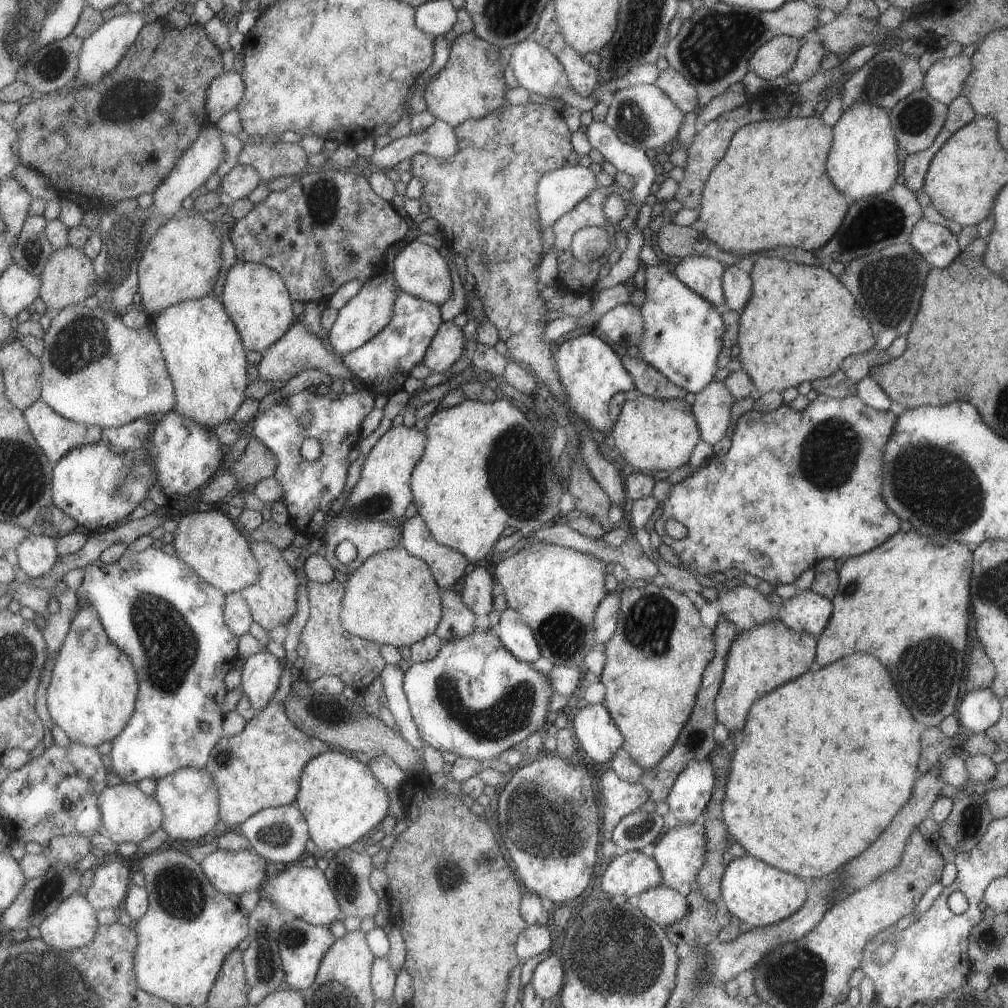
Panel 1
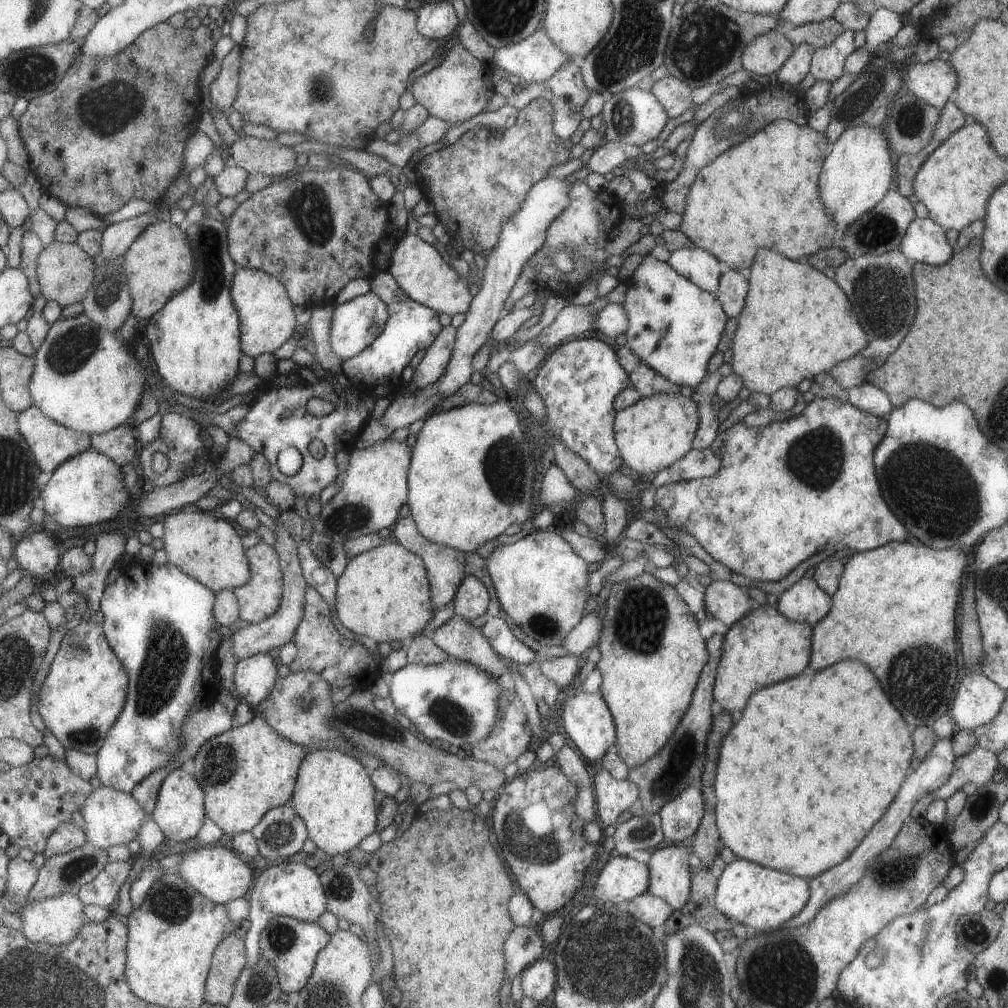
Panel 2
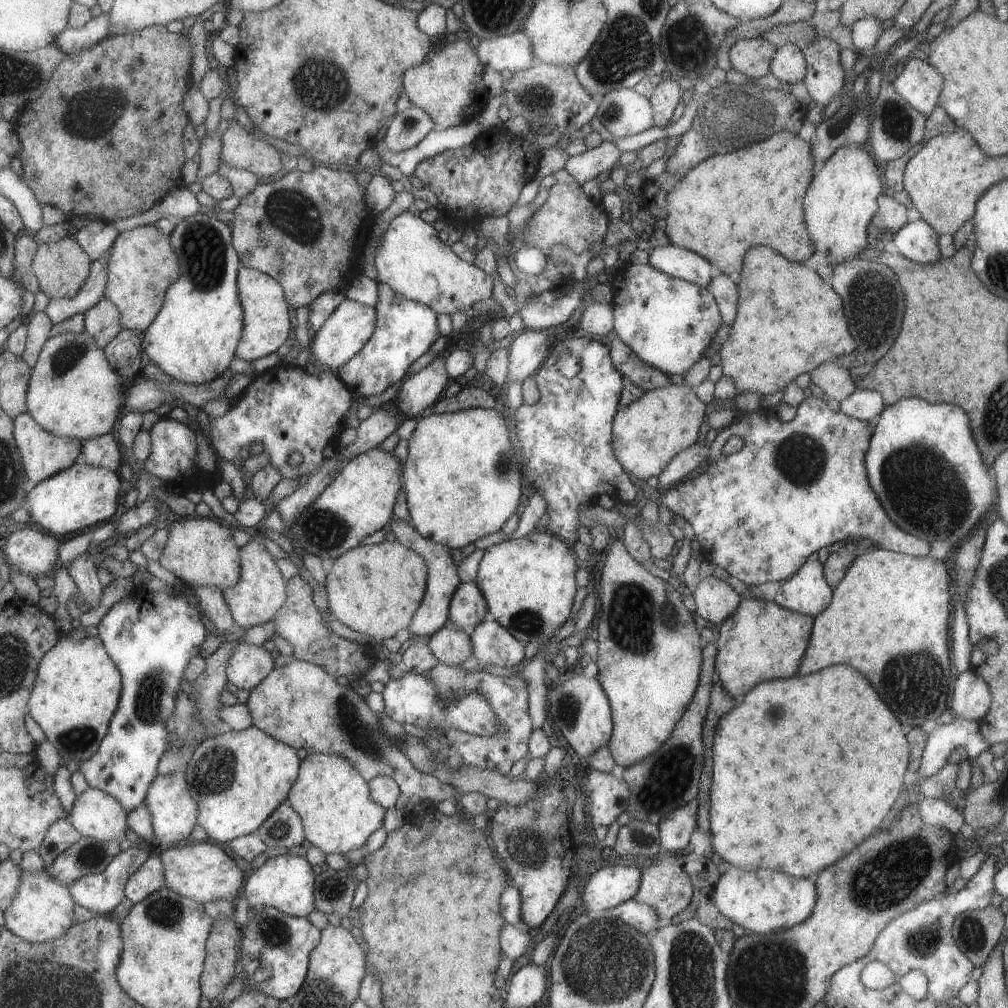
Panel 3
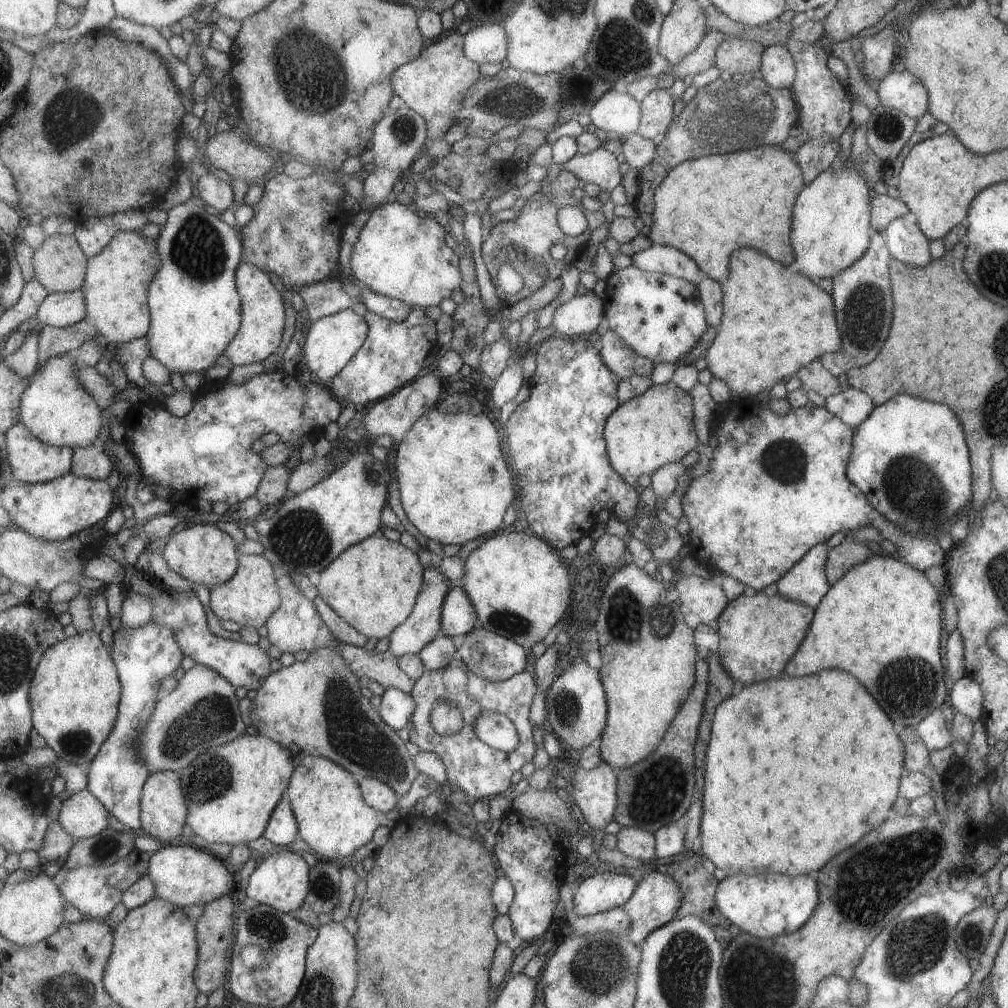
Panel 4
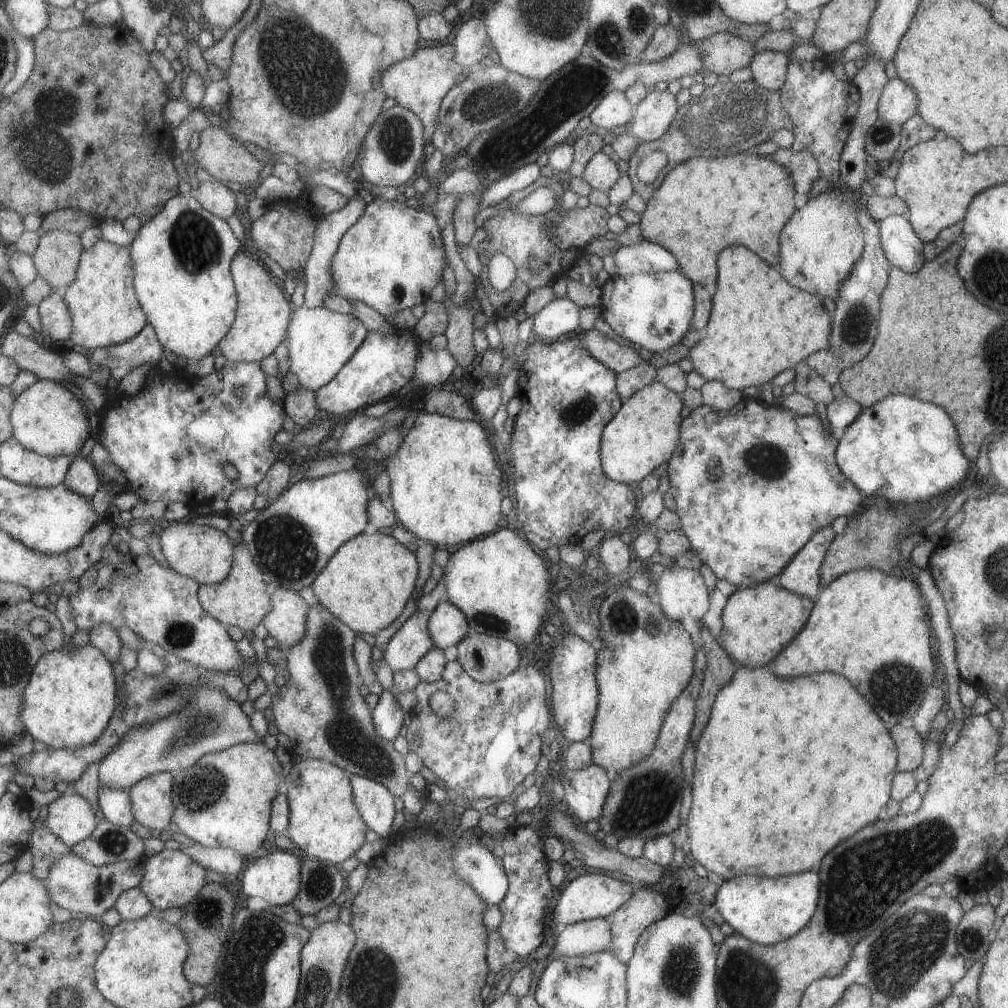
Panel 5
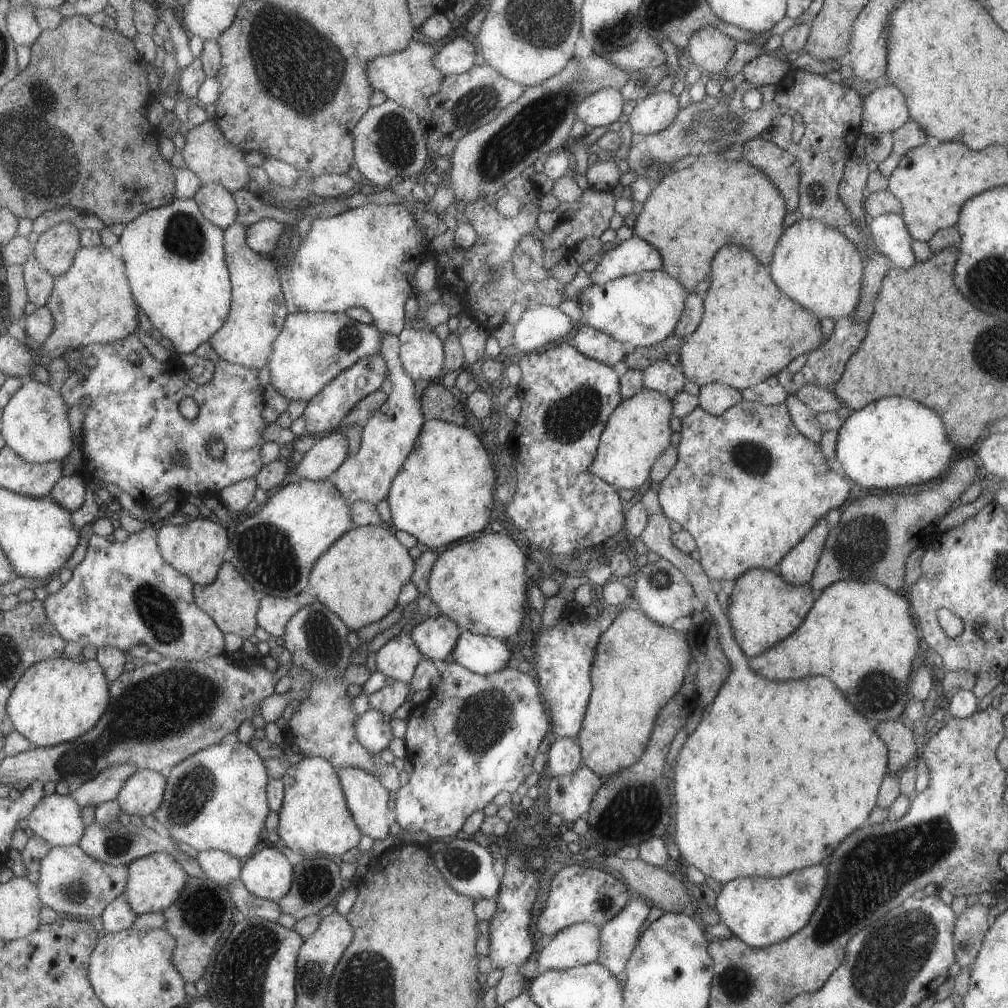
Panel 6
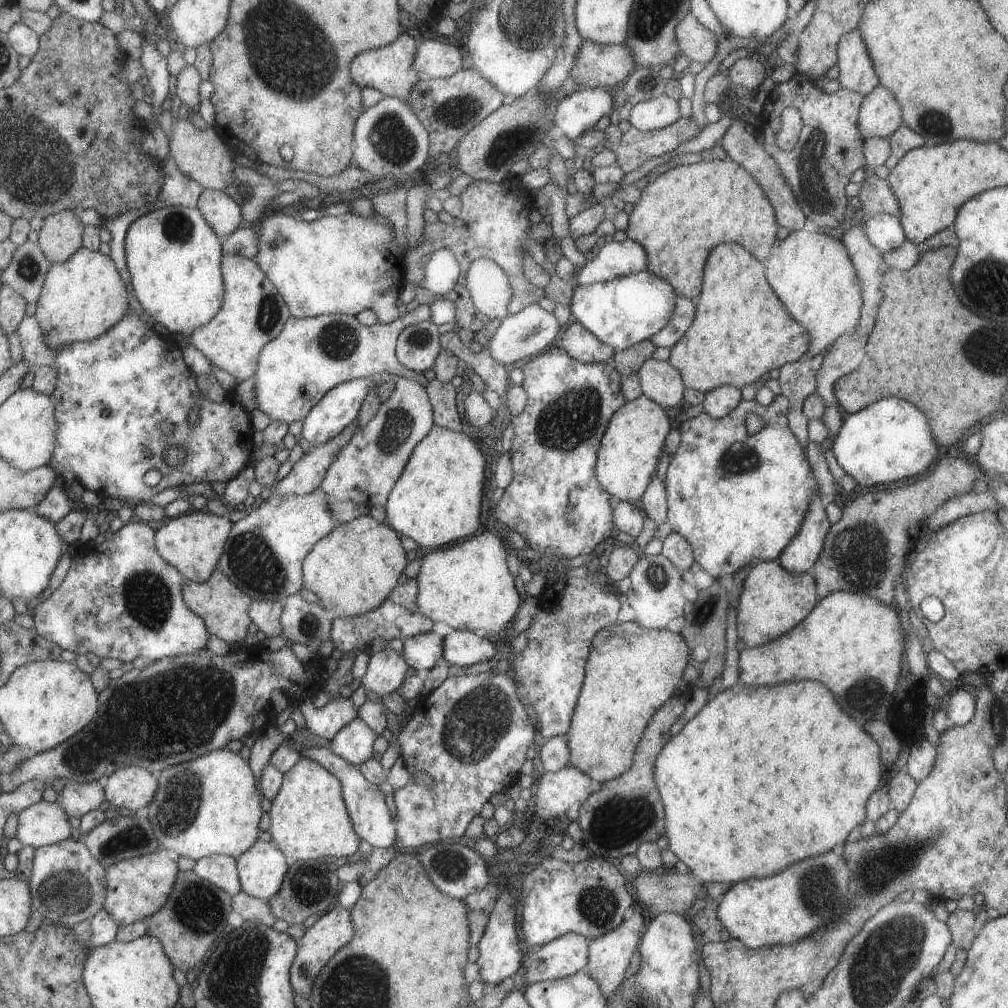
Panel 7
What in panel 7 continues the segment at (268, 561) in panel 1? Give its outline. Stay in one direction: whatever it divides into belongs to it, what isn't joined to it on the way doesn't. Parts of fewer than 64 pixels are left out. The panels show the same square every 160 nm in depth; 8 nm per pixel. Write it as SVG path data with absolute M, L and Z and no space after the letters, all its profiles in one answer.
M219 568L212 570L211 576L202 583L183 579L182 599L185 606L194 612L205 623L210 635L216 636L228 644L238 642L242 645L247 634L247 626L252 620L247 614L249 603L253 600L244 595Z

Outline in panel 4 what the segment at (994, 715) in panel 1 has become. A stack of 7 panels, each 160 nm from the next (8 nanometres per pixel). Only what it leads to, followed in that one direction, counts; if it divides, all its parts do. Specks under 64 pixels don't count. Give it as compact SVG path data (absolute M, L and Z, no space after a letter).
M966 675L959 678L949 690L950 707L973 721L981 717L981 700L981 688Z

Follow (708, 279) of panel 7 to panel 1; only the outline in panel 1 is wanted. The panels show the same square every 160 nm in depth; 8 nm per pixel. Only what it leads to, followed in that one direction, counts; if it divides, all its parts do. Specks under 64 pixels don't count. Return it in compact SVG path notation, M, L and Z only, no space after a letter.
M757 257L750 272L752 293L739 315L737 347L741 370L747 373L761 395L771 390L782 392L801 382L827 378L840 368L846 356L855 356L875 346L873 333L851 293L821 265L796 264L776 257Z

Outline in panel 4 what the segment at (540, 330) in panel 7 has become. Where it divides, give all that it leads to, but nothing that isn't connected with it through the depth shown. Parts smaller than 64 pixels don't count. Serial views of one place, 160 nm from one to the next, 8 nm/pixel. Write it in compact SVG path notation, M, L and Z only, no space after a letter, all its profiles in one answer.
M592 290L583 296L573 296L553 311L551 328L556 336L572 337L579 334L592 334L603 320L603 301Z

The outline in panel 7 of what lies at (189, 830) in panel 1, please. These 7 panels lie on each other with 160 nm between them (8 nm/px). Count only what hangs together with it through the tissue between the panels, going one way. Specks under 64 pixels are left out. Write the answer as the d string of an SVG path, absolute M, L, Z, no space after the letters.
M126 766L103 778L106 800L117 810L138 812L147 808L157 790L157 776L141 767Z

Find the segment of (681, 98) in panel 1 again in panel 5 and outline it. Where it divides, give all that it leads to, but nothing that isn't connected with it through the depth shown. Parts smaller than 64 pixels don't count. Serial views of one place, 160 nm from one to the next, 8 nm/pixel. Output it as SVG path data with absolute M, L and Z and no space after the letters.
M649 89L647 96L634 107L629 133L638 142L653 142L665 134L676 113L674 96L668 91Z

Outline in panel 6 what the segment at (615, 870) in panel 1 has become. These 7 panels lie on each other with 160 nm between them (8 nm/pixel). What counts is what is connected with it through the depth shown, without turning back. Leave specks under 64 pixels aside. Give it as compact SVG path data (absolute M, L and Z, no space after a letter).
M586 861L585 866L575 864L575 866L569 866L569 868L563 868L563 870L554 873L551 882L543 888L543 891L547 893L547 899L535 926L546 939L562 928L577 923L591 923L599 929L628 903L629 897L625 886L625 882L619 876L611 875L605 869L597 870L593 866L591 868L589 861Z

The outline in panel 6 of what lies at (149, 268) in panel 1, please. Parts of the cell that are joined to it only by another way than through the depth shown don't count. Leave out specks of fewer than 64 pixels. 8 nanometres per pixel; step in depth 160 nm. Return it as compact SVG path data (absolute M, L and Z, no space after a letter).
M101 244L91 248L80 246L67 272L55 278L54 291L47 304L55 319L55 330L41 347L43 355L55 360L70 355L87 345L115 342L134 333L138 324L138 306L131 296L125 265L121 257L114 255L112 249Z

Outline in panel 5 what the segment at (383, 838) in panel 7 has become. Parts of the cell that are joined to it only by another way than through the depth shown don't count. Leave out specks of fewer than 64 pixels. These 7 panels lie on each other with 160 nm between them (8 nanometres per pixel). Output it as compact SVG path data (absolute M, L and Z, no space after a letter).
M348 775L352 802L367 829L378 837L392 838L391 824L395 811L393 796L375 780Z

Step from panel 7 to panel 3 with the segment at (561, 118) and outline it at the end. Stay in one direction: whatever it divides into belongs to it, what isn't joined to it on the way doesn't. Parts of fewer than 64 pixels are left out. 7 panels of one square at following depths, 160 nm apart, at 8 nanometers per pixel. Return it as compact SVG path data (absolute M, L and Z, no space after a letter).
M631 88L601 96L595 116L614 139L634 136L653 127L649 100Z

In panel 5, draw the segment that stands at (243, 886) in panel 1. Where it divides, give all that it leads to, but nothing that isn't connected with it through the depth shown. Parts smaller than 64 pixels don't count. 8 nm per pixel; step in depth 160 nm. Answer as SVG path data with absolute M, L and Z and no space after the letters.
M162 849L157 854L149 858L144 858L143 877L139 882L139 892L149 900L153 911L159 912L165 909L182 909L185 904L193 900L195 894L201 892L205 882L205 869L199 864L195 864L187 854L179 849Z

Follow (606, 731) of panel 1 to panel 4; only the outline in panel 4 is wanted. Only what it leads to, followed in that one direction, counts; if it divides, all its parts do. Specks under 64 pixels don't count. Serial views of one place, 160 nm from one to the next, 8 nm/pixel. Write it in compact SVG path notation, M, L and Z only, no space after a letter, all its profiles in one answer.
M573 654L572 658L569 670L557 676L546 691L545 721L559 740L563 740L569 748L578 752L581 748L599 741L599 736L605 728L607 704L598 670L591 668L581 654Z

